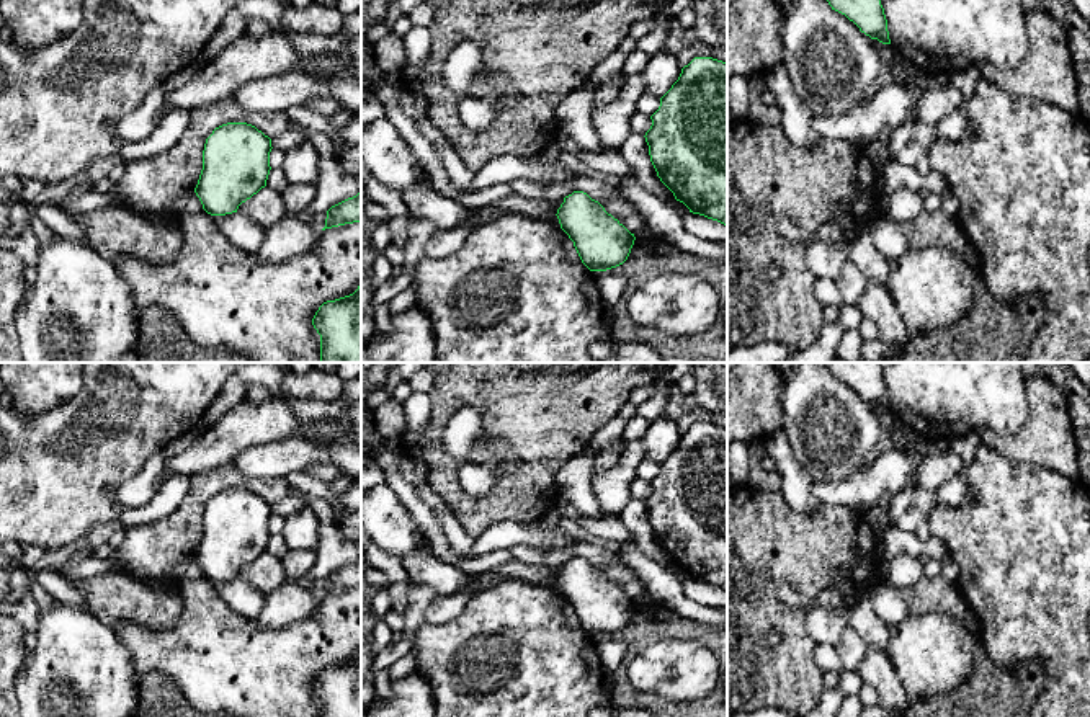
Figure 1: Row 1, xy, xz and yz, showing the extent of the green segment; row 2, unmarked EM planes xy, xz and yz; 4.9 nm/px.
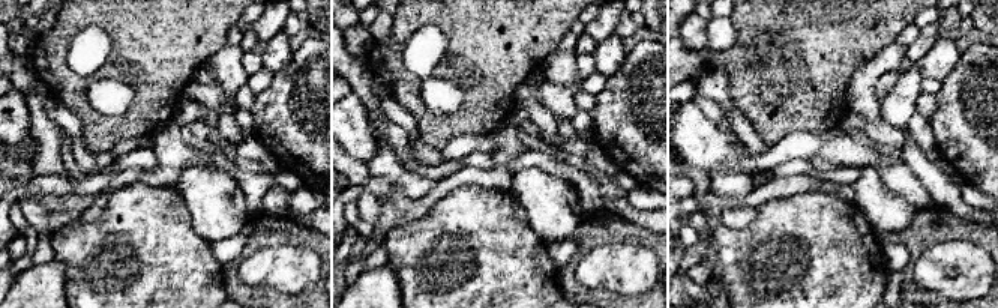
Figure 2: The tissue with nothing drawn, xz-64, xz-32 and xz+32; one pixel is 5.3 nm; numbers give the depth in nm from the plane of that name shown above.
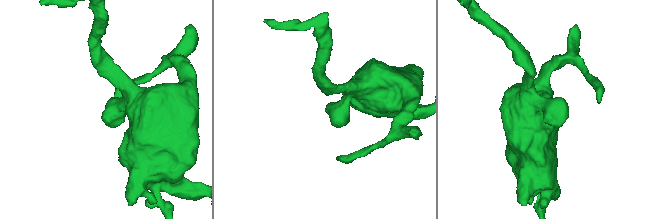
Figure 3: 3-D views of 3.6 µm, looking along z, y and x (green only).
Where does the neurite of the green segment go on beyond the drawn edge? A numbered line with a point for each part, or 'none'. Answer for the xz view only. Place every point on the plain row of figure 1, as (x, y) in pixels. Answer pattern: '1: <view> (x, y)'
none

